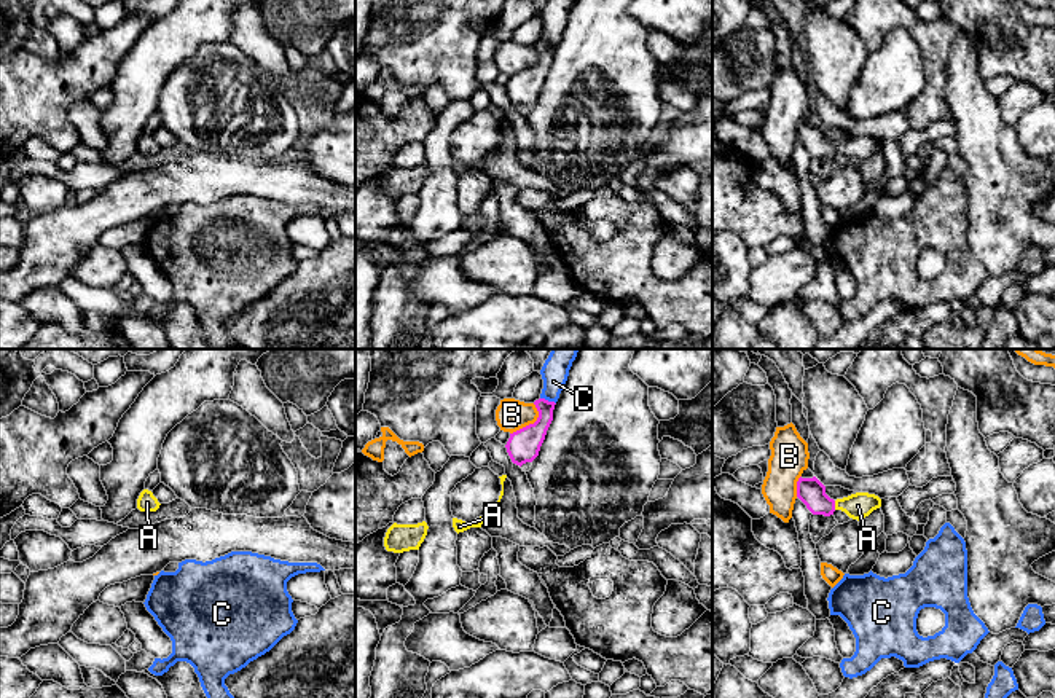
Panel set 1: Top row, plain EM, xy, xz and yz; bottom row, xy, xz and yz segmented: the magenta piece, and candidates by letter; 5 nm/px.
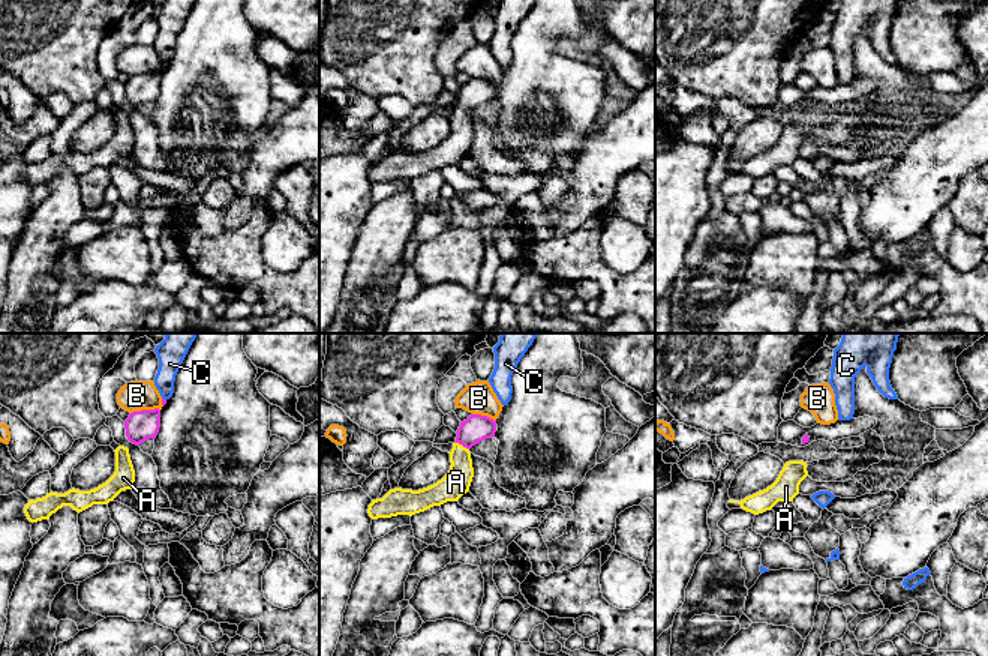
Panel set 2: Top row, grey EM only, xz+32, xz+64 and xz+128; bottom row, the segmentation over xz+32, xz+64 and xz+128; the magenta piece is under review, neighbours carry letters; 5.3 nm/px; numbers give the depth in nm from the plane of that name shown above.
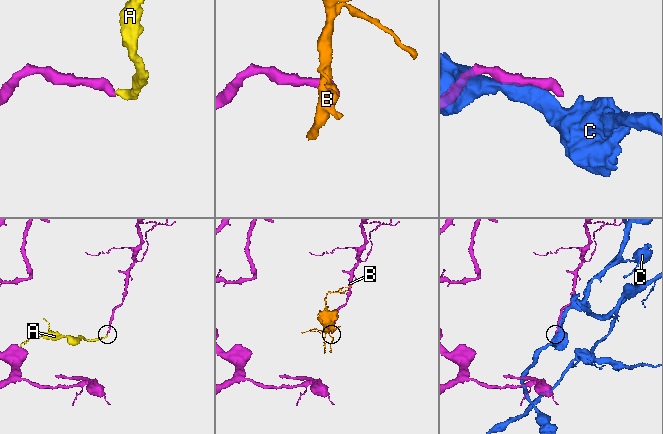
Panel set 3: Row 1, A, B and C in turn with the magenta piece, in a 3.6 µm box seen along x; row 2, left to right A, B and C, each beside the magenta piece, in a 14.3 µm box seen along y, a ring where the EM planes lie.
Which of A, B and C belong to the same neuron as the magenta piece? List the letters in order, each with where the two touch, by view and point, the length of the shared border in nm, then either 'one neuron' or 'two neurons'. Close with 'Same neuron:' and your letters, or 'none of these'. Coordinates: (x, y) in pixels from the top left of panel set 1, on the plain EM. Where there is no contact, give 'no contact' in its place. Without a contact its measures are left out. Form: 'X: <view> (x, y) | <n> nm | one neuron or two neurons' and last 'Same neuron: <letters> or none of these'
A: yz (834, 149) | 50 nm | one neuron
B: xz (531, 67) | 200 nm | two neurons
C: xz (547, 43) | 90 nm | two neurons
Same neuron: A

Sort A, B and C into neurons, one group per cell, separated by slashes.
A / B / C

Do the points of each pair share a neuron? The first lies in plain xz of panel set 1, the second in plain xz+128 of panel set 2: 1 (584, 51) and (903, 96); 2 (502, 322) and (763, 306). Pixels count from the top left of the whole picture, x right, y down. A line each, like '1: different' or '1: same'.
1: same
2: same

